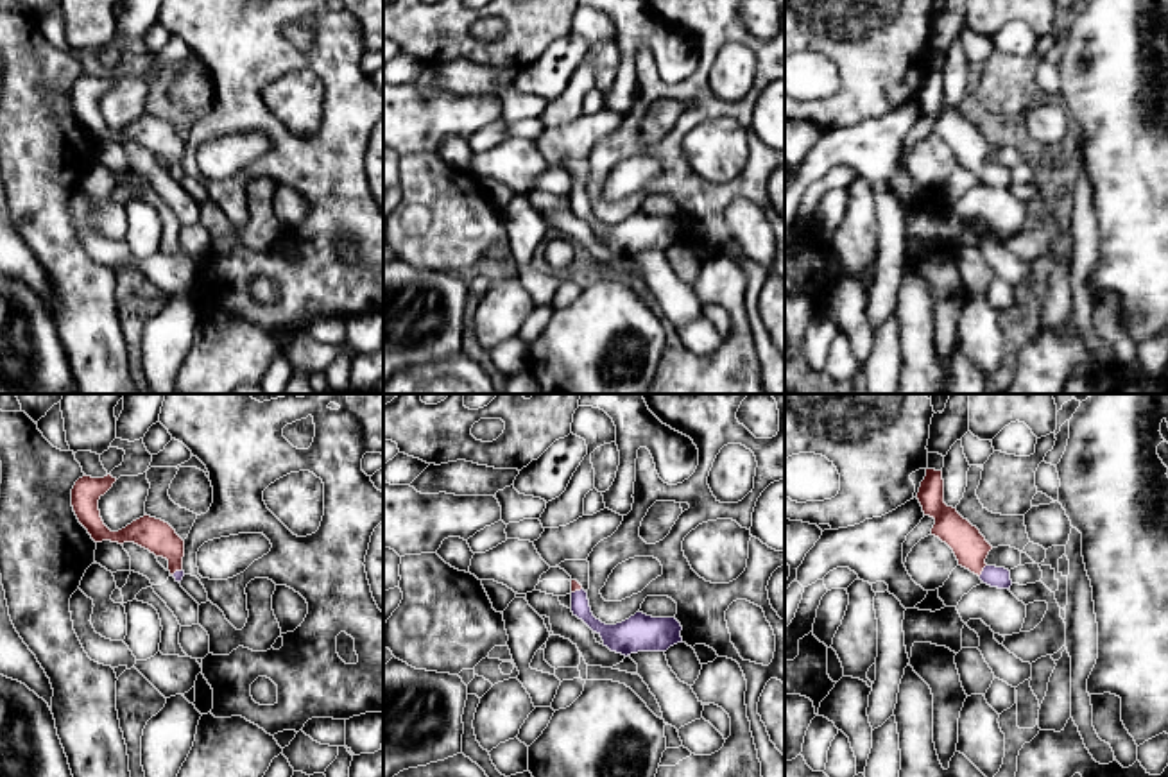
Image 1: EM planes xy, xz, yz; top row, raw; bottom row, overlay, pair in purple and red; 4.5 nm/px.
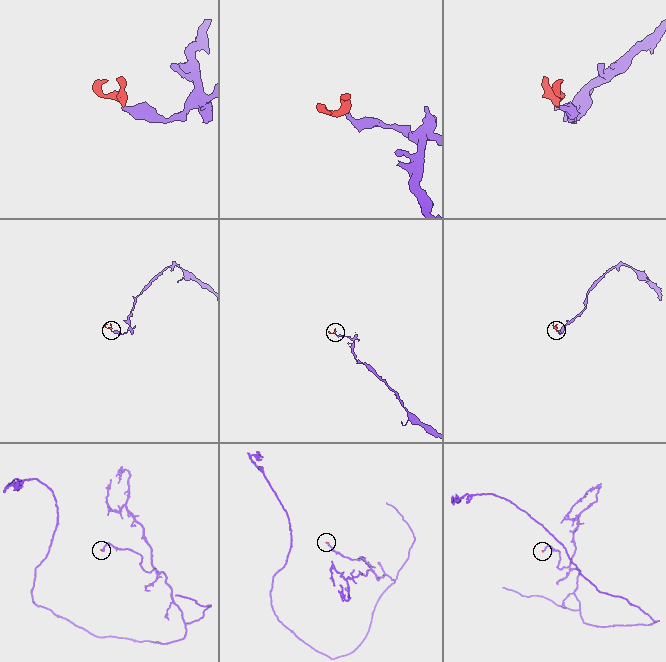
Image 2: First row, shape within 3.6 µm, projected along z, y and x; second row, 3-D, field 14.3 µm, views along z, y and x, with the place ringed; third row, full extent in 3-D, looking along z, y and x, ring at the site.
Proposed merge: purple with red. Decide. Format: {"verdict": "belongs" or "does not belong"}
{"verdict": "belongs"}

